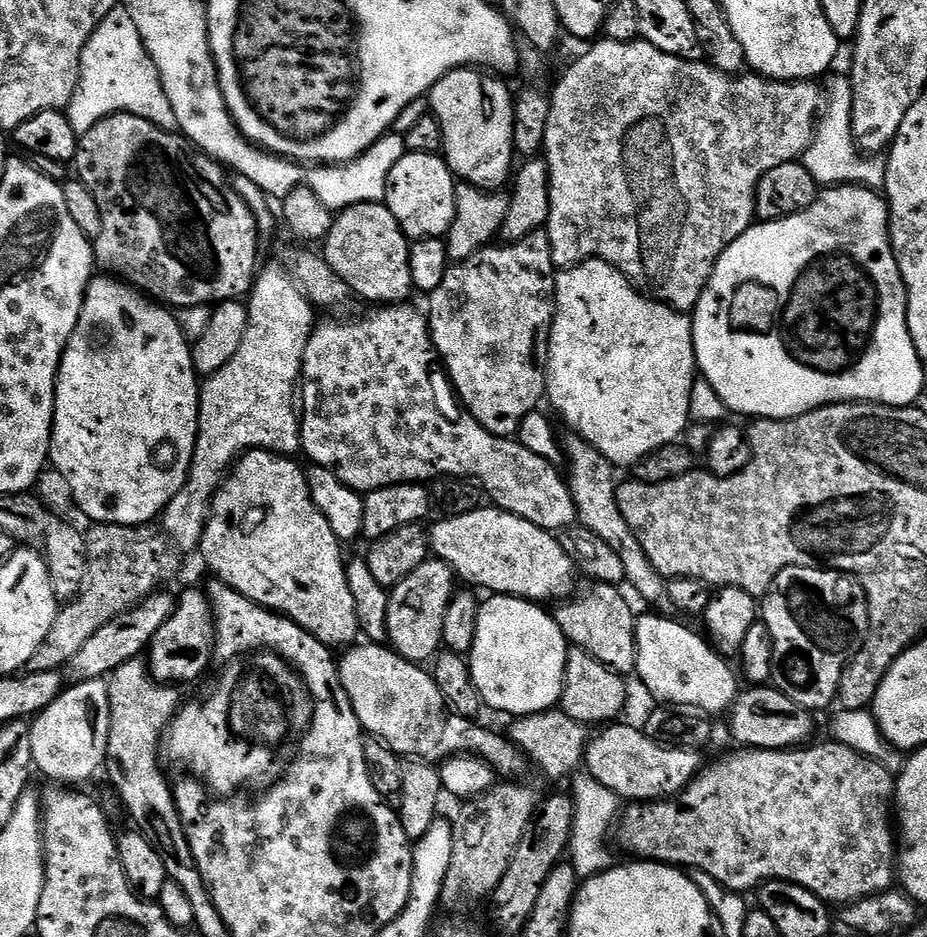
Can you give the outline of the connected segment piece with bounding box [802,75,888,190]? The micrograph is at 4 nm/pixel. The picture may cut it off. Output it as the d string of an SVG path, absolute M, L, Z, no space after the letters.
M847 75L836 76L826 84L826 103L816 122L812 141L805 150L802 162L815 177L817 185L839 186L859 184L862 188L883 189L888 165L880 154L865 154L856 146L852 133L852 81Z

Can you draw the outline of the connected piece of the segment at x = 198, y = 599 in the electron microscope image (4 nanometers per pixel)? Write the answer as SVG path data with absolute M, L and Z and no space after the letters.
M188 588L184 593L179 593L176 608L172 611L172 616L166 622L166 626L162 626L158 634L154 634L152 643L146 649L146 663L153 678L161 684L185 686L184 684L198 679L207 670L208 663L213 663L215 651L216 623L212 620L212 604L208 601L208 593L201 589L199 592L196 588Z

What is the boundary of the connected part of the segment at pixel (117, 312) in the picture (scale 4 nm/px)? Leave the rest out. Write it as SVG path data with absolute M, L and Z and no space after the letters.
M108 274L97 275L88 283L82 314L66 346L60 363L60 373L56 379L56 409L52 423L52 445L48 454L51 467L54 466L60 471L60 476L68 483L77 506L89 516L89 521L98 524L144 526L155 521L152 519L155 516L157 519L163 513L164 508L182 490L188 480L200 421L201 387L201 381L197 377L196 367L192 361L192 344L185 338L175 315L165 305L149 298L145 293L133 288L131 284Z

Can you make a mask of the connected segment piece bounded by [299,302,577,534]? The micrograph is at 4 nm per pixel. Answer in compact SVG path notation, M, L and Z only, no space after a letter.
M411 303L389 304L376 306L365 314L361 320L328 320L317 323L312 329L312 336L304 351L304 371L302 373L302 411L300 418L300 447L303 455L312 459L311 463L318 468L328 468L346 486L354 491L367 494L395 484L418 484L432 482L437 478L463 478L480 485L485 493L492 495L491 503L503 512L514 514L518 518L526 518L526 522L534 522L534 526L544 528L547 532L556 534L577 523L574 498L568 489L567 479L562 475L561 469L555 464L546 462L546 458L538 458L534 450L526 450L519 439L506 436L495 436L487 432L477 420L463 418L455 424L446 413L440 409L436 401L436 384L432 381L432 360L434 364L434 349L432 346L432 332L428 329L428 318L423 311L411 308Z

